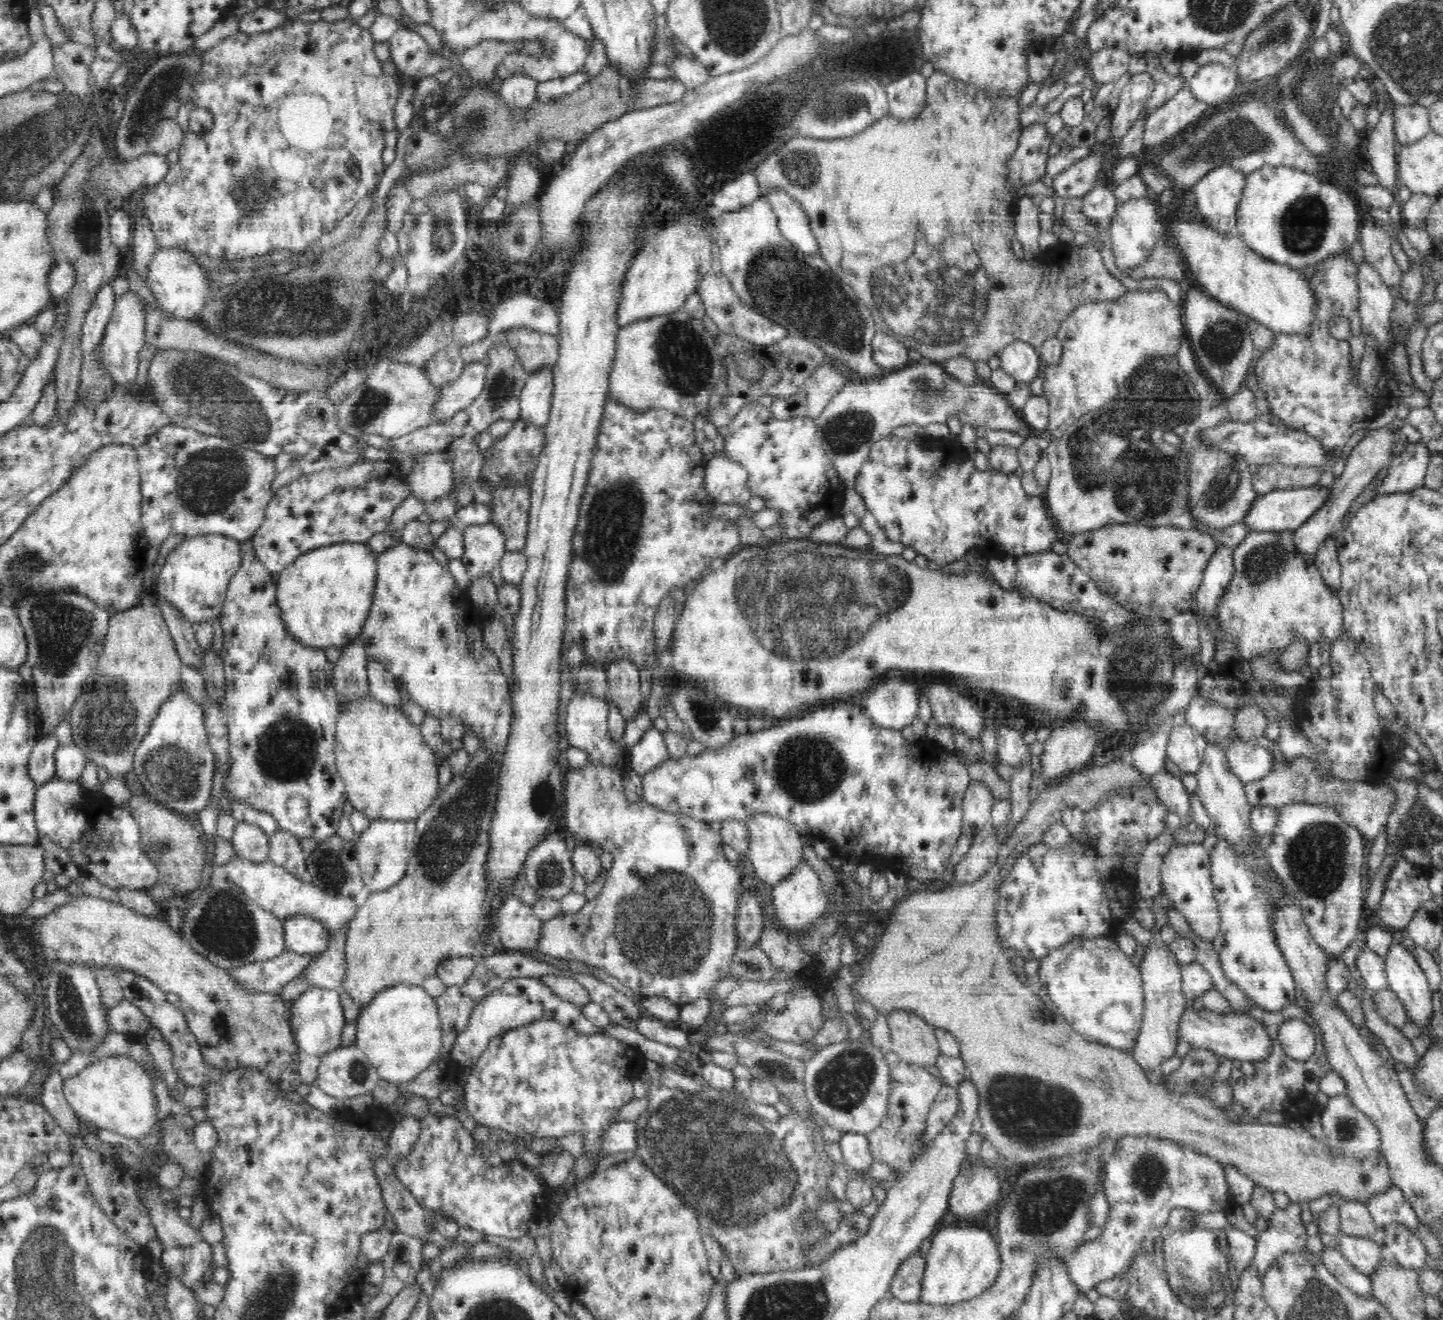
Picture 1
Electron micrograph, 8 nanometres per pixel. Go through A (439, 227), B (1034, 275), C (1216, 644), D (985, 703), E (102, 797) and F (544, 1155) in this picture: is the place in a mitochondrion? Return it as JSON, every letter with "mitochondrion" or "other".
{"A":"mitochondrion","B":"other","C":"other","D":"other","E":"other","F":"other"}

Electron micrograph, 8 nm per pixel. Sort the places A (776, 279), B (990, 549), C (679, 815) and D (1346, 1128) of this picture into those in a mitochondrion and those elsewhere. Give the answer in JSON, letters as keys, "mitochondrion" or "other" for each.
{"A":"mitochondrion","B":"other","C":"other","D":"mitochondrion"}

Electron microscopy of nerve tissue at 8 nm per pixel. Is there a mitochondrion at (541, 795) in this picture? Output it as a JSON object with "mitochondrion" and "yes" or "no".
{"mitochondrion":"yes"}

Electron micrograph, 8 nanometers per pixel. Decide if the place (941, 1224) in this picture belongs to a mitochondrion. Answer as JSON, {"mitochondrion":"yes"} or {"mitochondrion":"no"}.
{"mitochondrion":"no"}

